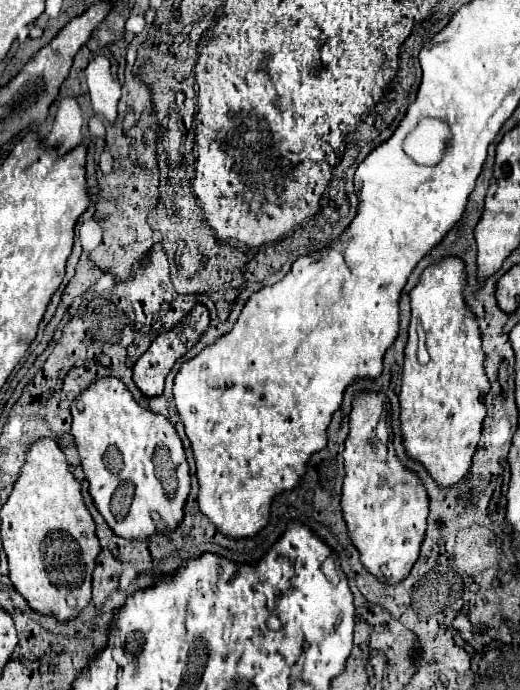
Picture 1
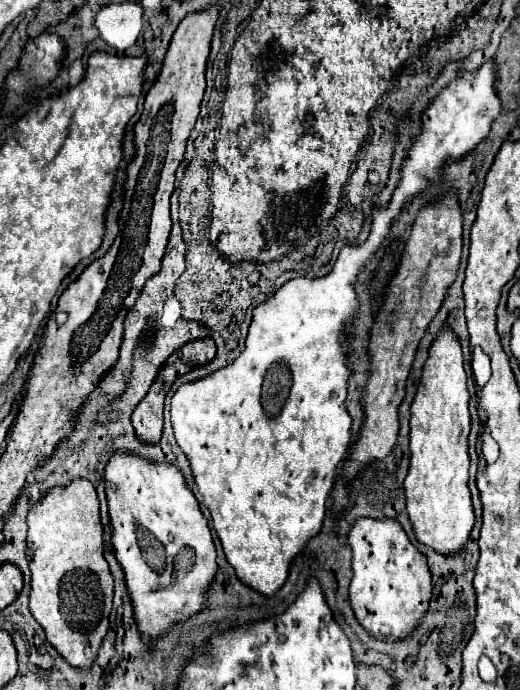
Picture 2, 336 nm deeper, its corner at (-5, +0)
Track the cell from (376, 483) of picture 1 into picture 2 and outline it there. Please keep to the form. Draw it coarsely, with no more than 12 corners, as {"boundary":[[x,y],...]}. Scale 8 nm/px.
{"boundary":[[359,518],[351,608],[409,638],[431,600],[427,558],[397,520]]}

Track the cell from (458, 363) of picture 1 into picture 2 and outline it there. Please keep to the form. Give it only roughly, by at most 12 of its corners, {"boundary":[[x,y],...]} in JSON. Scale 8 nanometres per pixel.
{"boundary":[[443,328],[411,404],[403,484],[417,540],[463,552],[469,392]]}

